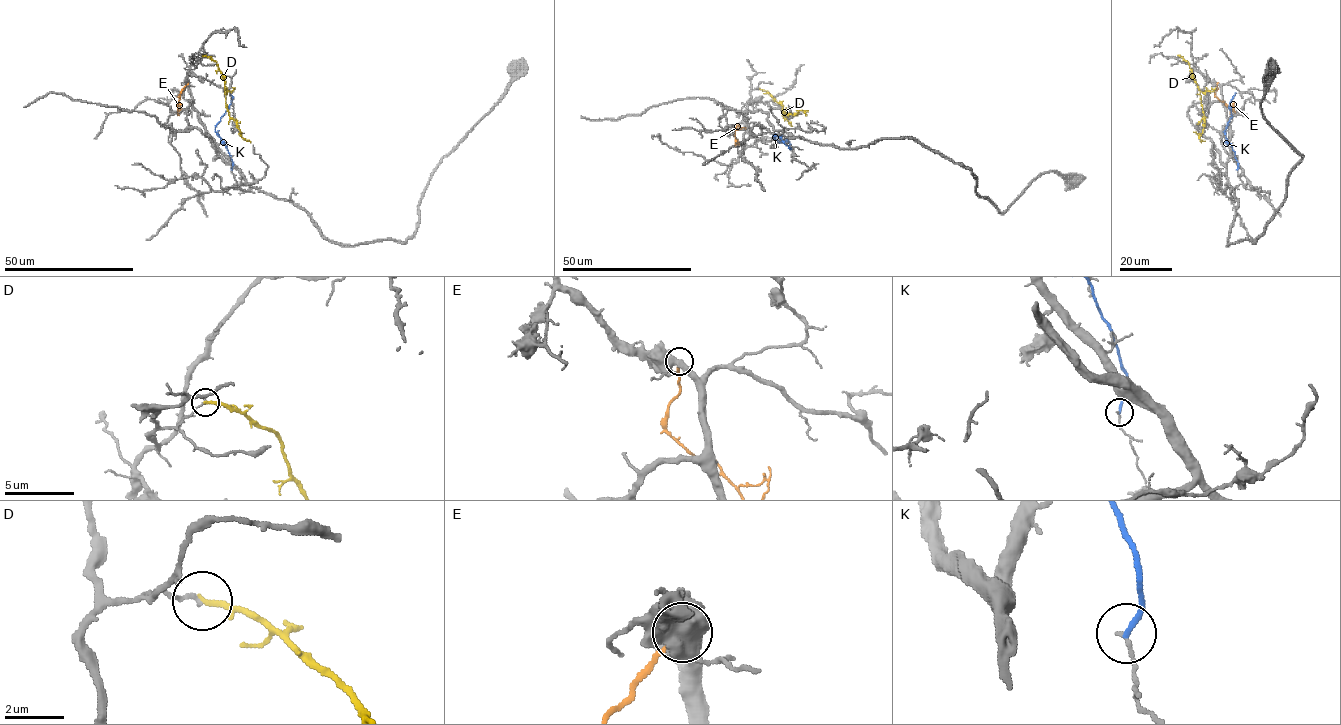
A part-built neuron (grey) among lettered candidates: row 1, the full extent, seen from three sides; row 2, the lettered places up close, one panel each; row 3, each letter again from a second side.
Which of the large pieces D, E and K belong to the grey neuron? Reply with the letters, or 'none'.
none

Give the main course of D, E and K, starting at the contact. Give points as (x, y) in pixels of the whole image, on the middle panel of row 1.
D: (760, 89), (768, 92), (787, 114), (795, 114), (802, 110), (806, 116)
E: (745, 127), (737, 125), (734, 133), (737, 144)
K: (789, 148), (779, 137), (773, 136), (779, 142), (788, 140), (788, 146)

